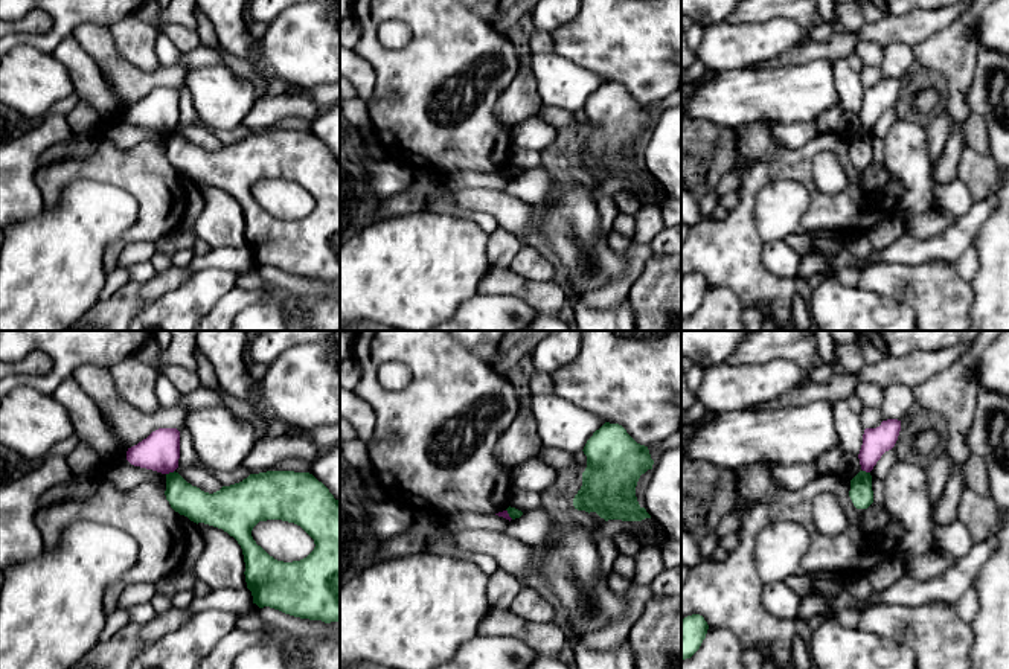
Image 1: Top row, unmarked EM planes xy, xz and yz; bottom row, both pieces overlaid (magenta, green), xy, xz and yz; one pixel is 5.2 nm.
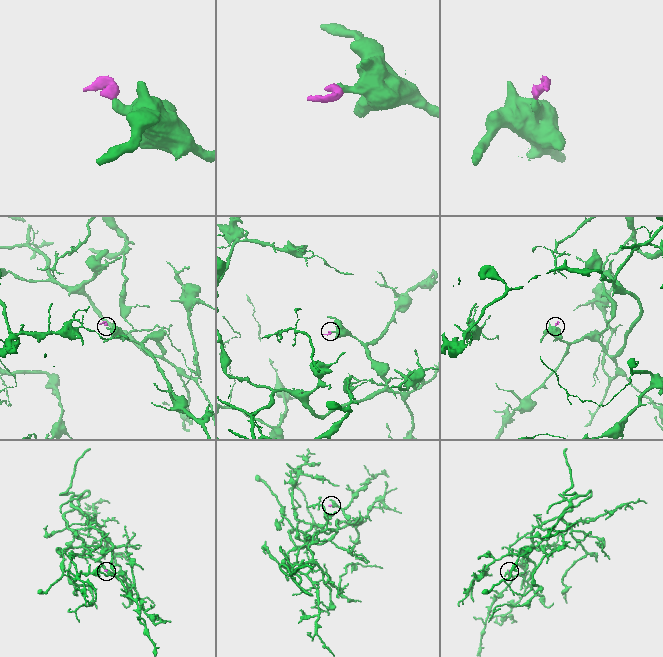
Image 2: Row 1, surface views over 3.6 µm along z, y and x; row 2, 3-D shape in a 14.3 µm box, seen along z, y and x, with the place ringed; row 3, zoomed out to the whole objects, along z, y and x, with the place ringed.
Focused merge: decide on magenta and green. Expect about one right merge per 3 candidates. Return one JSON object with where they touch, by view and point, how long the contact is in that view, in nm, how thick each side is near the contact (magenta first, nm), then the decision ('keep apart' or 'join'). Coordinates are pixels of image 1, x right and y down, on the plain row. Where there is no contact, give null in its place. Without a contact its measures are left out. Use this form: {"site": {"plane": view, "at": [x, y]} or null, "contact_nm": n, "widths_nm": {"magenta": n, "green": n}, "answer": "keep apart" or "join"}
{"site": {"plane": "xy", "at": [169, 130]}, "contact_nm": 50, "widths_nm": {"magenta": 200, "green": 170}, "answer": "keep apart"}

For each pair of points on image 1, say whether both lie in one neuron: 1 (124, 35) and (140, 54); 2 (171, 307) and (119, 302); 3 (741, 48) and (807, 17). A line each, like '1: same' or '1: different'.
1: same
2: different
3: different

